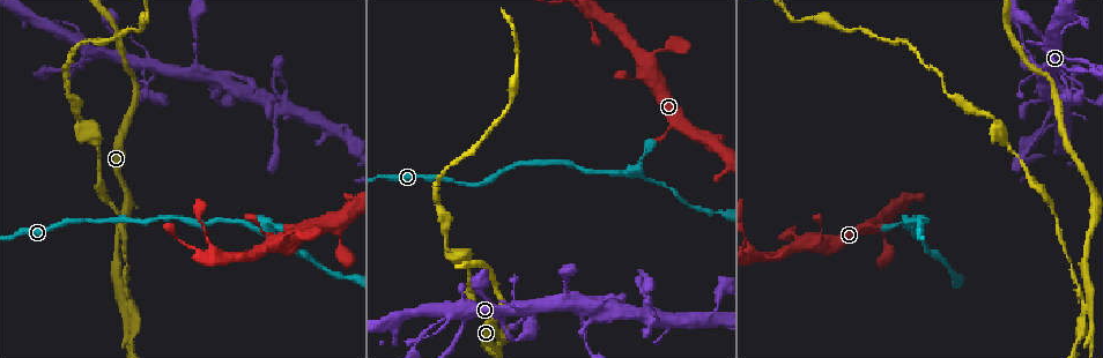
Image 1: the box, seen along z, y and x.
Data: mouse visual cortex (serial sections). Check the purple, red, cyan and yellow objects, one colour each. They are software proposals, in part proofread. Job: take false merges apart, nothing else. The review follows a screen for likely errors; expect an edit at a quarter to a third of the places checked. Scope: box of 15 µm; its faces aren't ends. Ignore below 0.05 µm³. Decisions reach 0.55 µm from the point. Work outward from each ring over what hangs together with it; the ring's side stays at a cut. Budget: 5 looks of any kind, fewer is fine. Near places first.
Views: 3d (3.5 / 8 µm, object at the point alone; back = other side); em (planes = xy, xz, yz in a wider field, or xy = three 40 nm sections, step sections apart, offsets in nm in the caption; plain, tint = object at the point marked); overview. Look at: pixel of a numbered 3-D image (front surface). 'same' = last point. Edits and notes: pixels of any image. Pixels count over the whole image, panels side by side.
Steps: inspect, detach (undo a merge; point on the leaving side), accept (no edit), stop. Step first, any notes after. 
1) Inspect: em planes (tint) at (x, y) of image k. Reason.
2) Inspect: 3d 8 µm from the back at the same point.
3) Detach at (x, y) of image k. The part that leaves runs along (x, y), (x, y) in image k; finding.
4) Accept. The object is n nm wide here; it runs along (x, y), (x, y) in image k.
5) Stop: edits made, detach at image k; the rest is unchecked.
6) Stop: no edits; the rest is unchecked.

Inspect: 3d 3.5 µm at (456, 309) of image 1. Looks like a crossing.

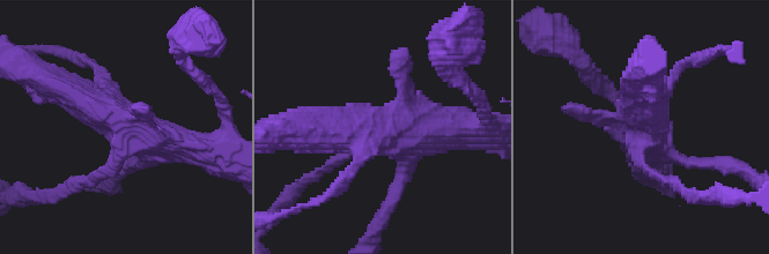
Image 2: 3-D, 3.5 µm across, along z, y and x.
Inspect: em xy step 1 (tint) at (641, 145) of image 2.

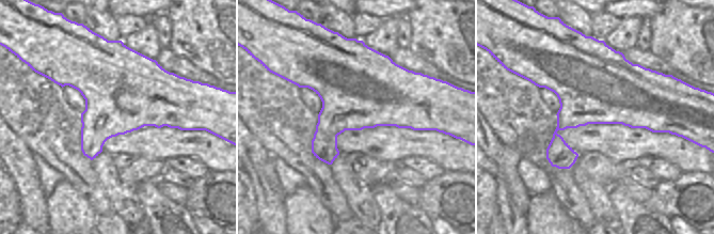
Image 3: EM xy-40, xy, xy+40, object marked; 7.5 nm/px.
Accept. It runs along (212, 152), (133, 131), (66, 89) in image 2; all the same cell.

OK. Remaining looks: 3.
Inspect: em xy step 5 (tint) at (218, 82) of image 1. Three arms meet.

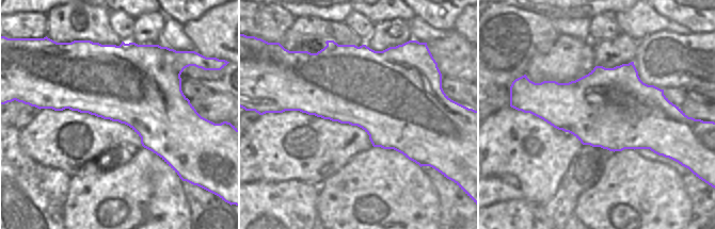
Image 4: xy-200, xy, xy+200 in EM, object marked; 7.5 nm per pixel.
Inspect: 3d 3.5 µm at the same point.

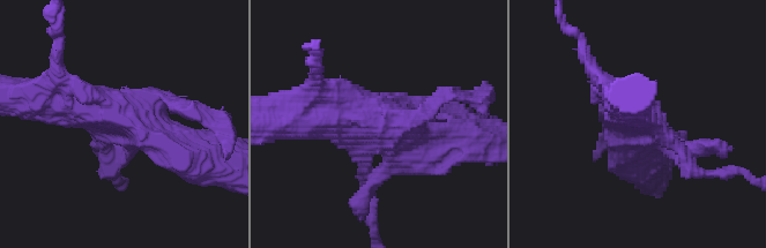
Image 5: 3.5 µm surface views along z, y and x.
Accept. It runs along (58, 99), (125, 111), (200, 152) in image 5; all the same cell.

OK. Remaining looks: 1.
Stop: no edits; the rest is unchecked.

